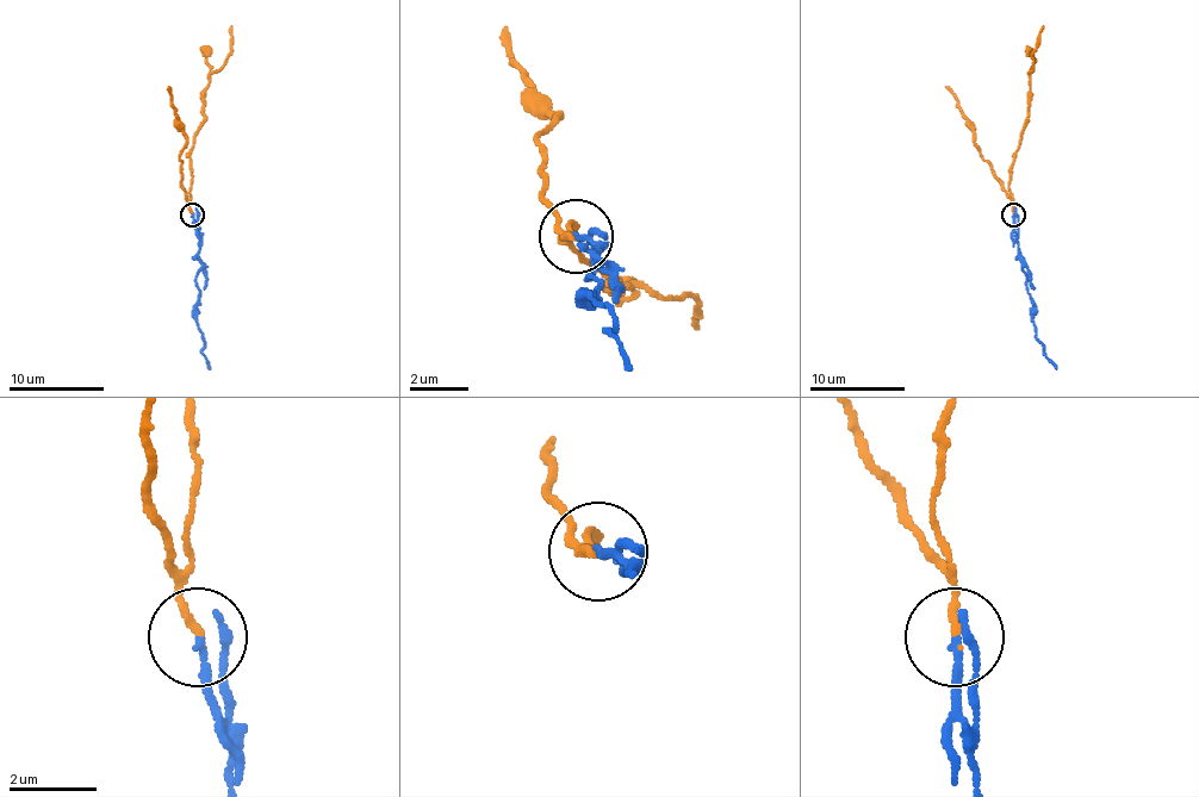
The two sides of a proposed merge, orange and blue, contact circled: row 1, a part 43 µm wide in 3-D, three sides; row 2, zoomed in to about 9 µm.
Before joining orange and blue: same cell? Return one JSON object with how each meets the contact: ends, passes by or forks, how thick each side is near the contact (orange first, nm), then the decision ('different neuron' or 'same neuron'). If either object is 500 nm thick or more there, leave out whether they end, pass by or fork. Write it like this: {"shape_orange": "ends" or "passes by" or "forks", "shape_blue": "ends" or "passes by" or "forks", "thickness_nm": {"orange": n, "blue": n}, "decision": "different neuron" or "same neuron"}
{"shape_orange": "ends", "shape_blue": "ends", "thickness_nm": {"orange": 180, "blue": 180}, "decision": "different neuron"}

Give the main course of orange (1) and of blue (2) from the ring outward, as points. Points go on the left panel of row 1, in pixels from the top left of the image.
1: (193, 215), (188, 205), (191, 150), (205, 117), (203, 91), (229, 55), (231, 26)
2: (193, 215), (193, 226), (200, 238), (198, 260), (203, 265), (196, 276), (200, 293), (198, 329), (210, 369)

